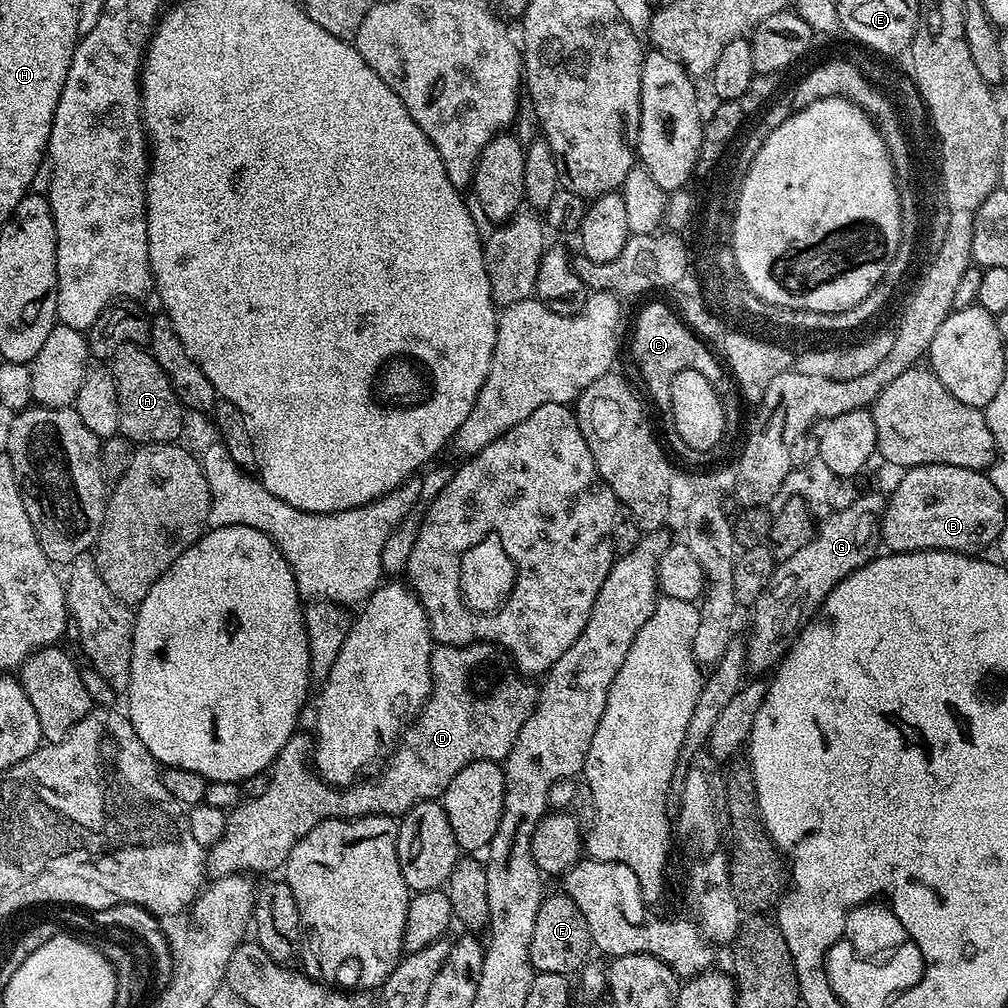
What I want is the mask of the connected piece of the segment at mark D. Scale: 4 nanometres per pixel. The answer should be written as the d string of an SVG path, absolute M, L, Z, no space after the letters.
M487 642L462 646L436 644L430 658L430 674L432 693L424 703L424 709L419 712L414 723L404 729L402 739L395 745L396 753L389 758L388 765L373 780L364 778L347 788L337 788L320 779L310 763L314 747L313 737L309 733L307 736L304 730L297 730L272 761L272 777L267 777L264 793L245 799L245 804L237 803L232 808L237 807L227 817L222 838L218 838L216 845L207 853L207 871L217 877L283 869L288 863L290 850L294 850L297 842L324 820L350 820L353 816L399 818L420 800L443 797L454 774L470 766L470 762L507 760L518 738L518 730L522 730L522 722L526 722L526 718L530 718L530 714L536 709L537 685L517 672L515 664L497 645Z

